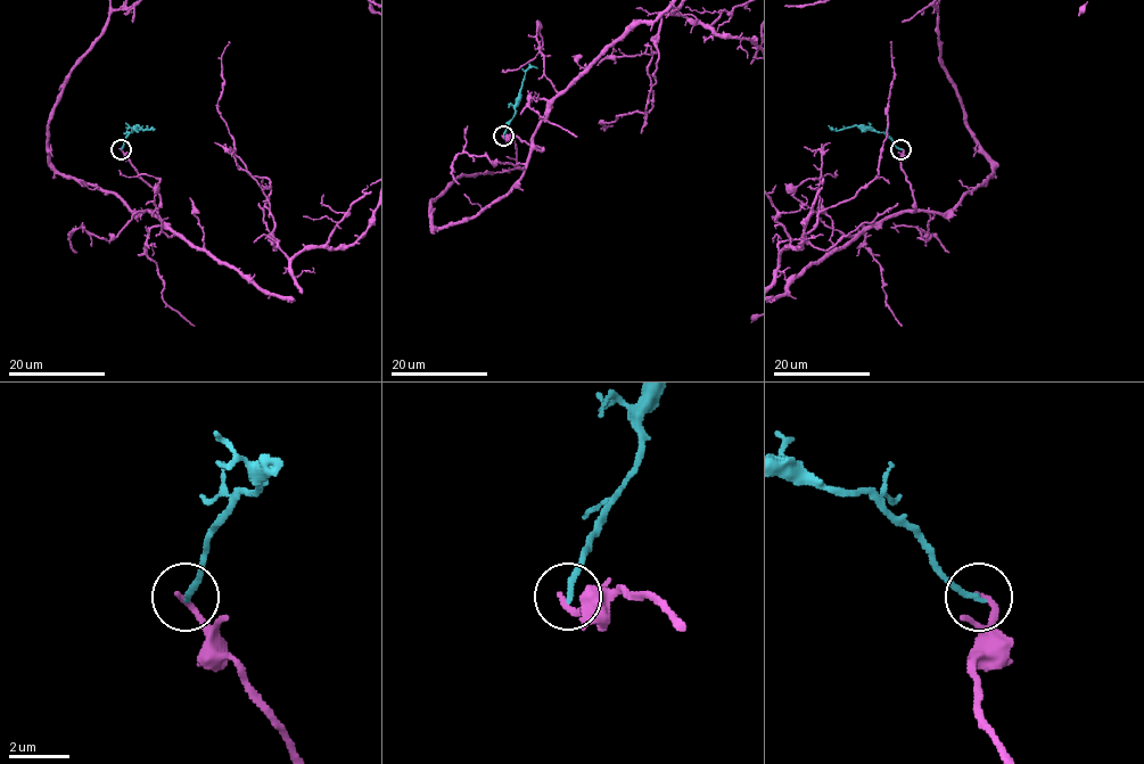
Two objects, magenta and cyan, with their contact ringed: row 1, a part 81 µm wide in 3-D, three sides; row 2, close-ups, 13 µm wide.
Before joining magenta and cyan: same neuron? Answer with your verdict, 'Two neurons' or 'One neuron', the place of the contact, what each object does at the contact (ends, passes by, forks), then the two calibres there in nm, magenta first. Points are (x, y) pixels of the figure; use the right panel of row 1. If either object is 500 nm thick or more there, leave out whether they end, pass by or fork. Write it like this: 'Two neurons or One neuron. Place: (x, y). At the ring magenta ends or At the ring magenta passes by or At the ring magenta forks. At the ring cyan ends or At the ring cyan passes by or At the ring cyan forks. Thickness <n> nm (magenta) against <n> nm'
Two neurons. Place: (900, 149). At the ring magenta ends. At the ring cyan ends. Thickness 200 nm (magenta) against 200 nm

